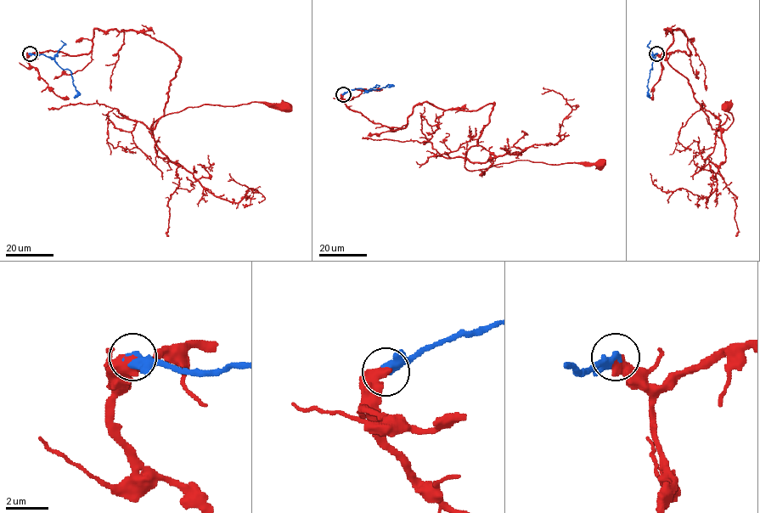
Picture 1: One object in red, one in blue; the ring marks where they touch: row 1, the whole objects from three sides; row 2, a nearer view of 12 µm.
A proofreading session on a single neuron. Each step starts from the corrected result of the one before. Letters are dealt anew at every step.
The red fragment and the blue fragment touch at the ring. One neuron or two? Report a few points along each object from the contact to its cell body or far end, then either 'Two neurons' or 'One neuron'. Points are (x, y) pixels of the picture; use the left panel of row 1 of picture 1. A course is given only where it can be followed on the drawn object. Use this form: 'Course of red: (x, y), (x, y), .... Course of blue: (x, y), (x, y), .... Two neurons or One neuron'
Course of red: (29, 53), (87, 54), (94, 29), (168, 45), (180, 64), (151, 129), (203, 104), (285, 106). Course of blue: (29, 53), (45, 54), (62, 68), (69, 70), (76, 92), (75, 98). One neuron

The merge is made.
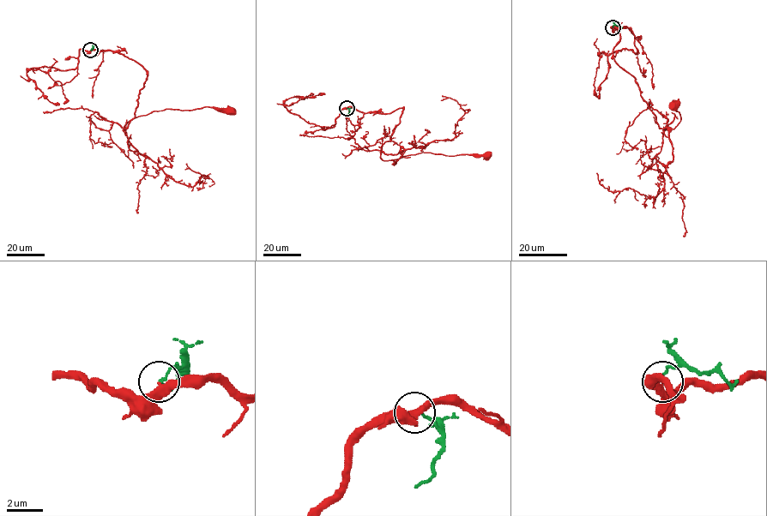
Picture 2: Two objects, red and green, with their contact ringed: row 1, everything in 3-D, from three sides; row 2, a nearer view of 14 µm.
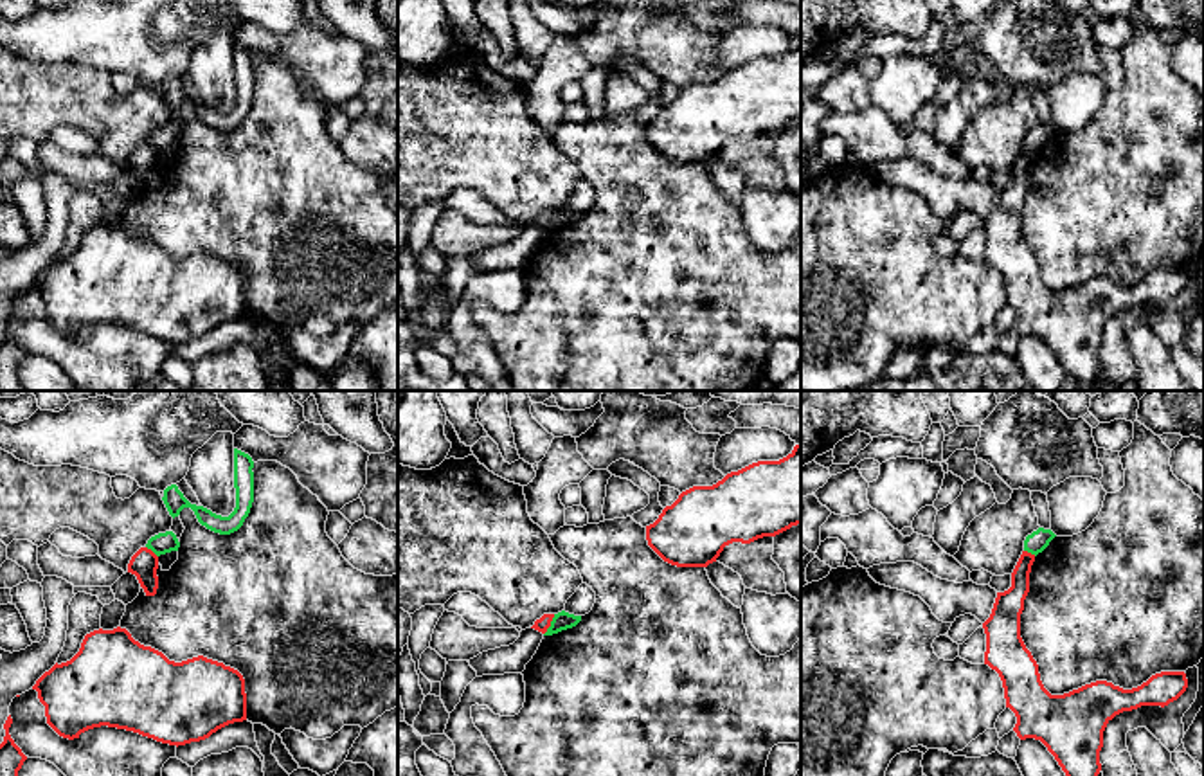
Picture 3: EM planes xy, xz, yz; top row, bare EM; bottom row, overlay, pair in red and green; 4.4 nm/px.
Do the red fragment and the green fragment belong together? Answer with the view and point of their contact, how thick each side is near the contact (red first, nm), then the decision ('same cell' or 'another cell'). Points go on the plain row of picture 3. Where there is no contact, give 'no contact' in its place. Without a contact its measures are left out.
meets red in xz at (549, 222); 60 nm thick on the red side, 80 nm on the other; another cell

